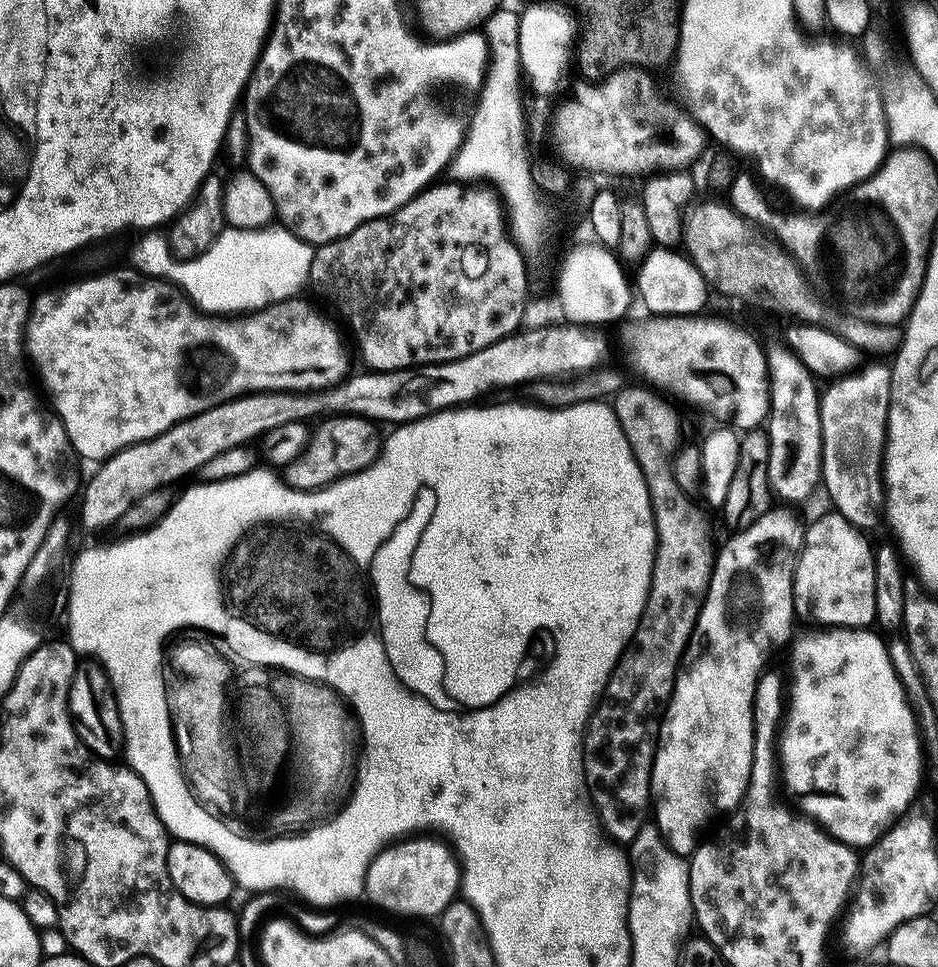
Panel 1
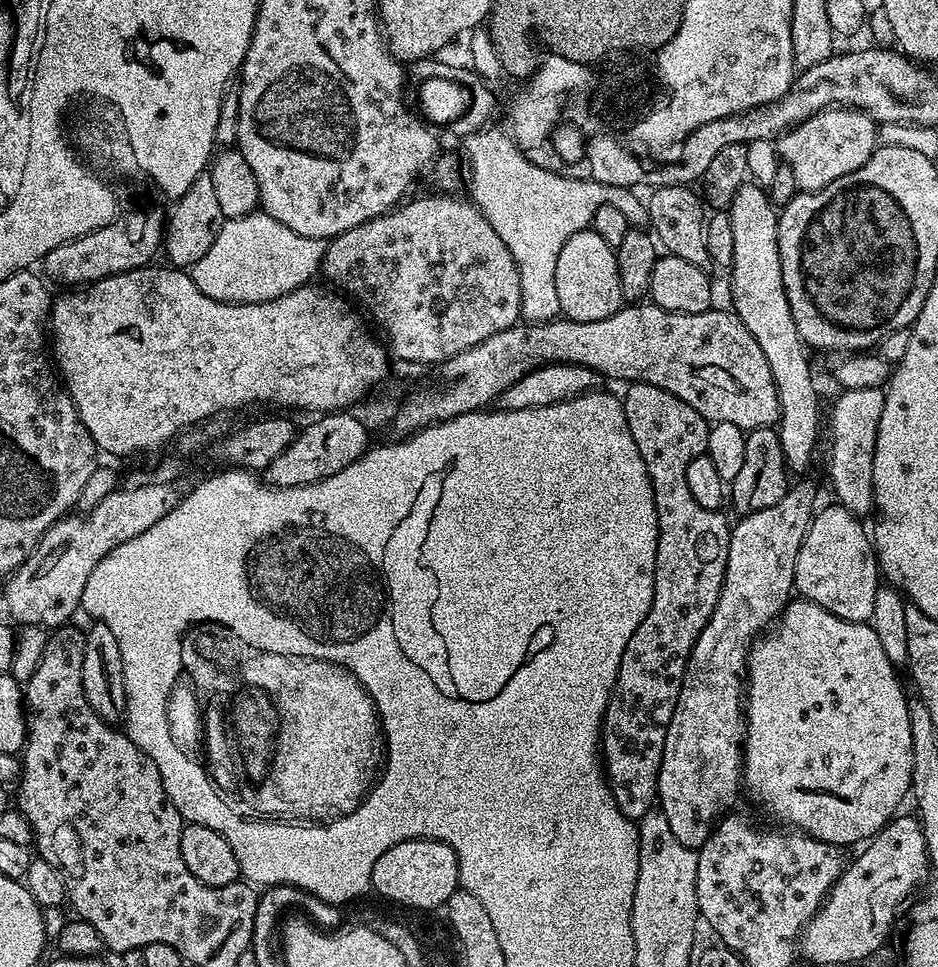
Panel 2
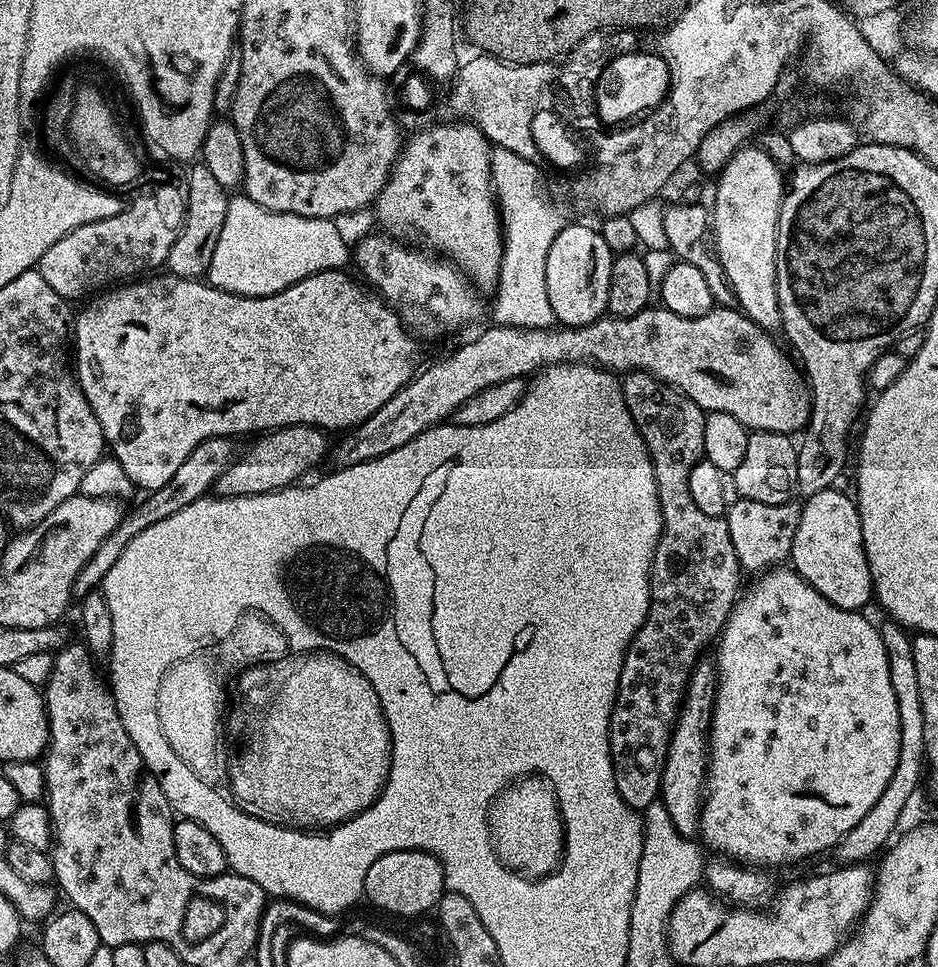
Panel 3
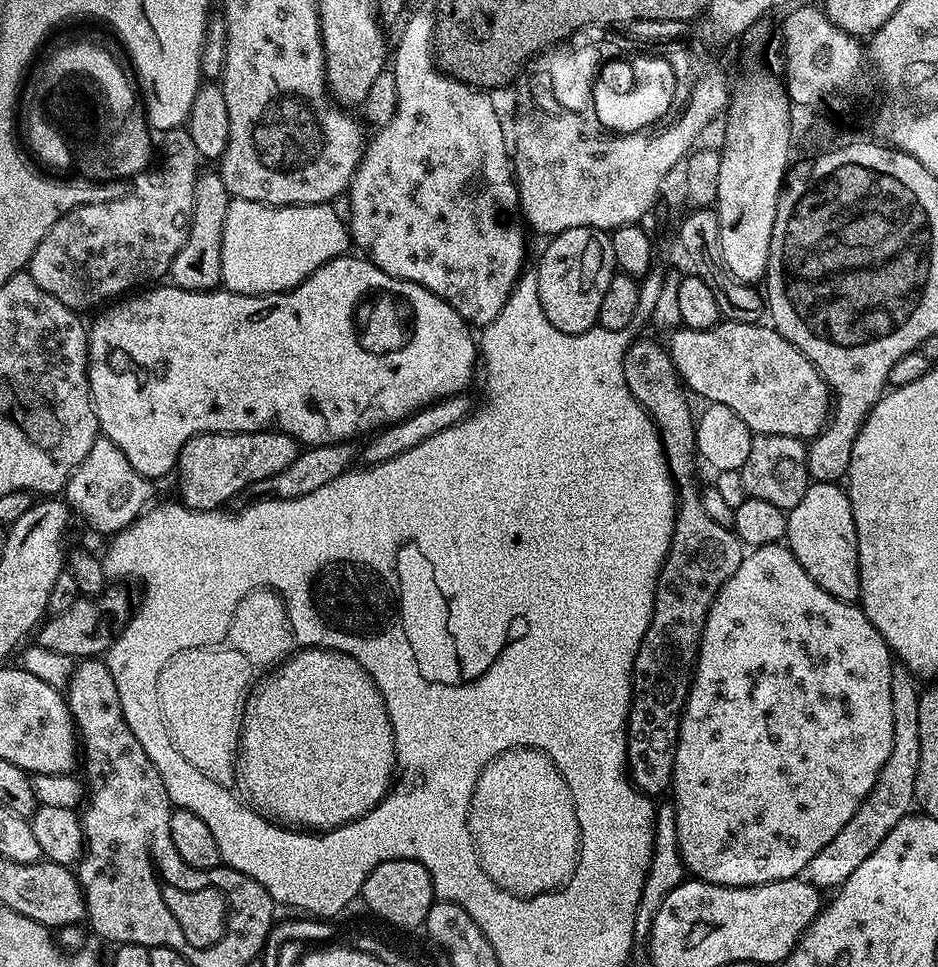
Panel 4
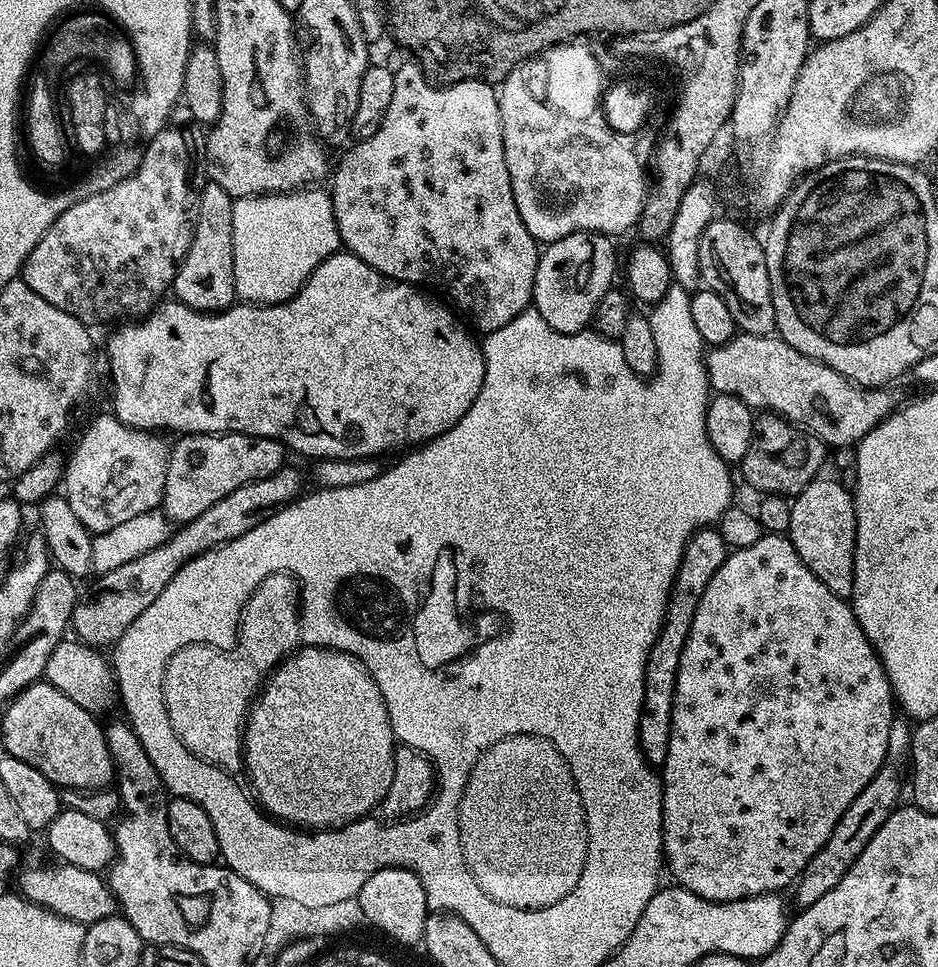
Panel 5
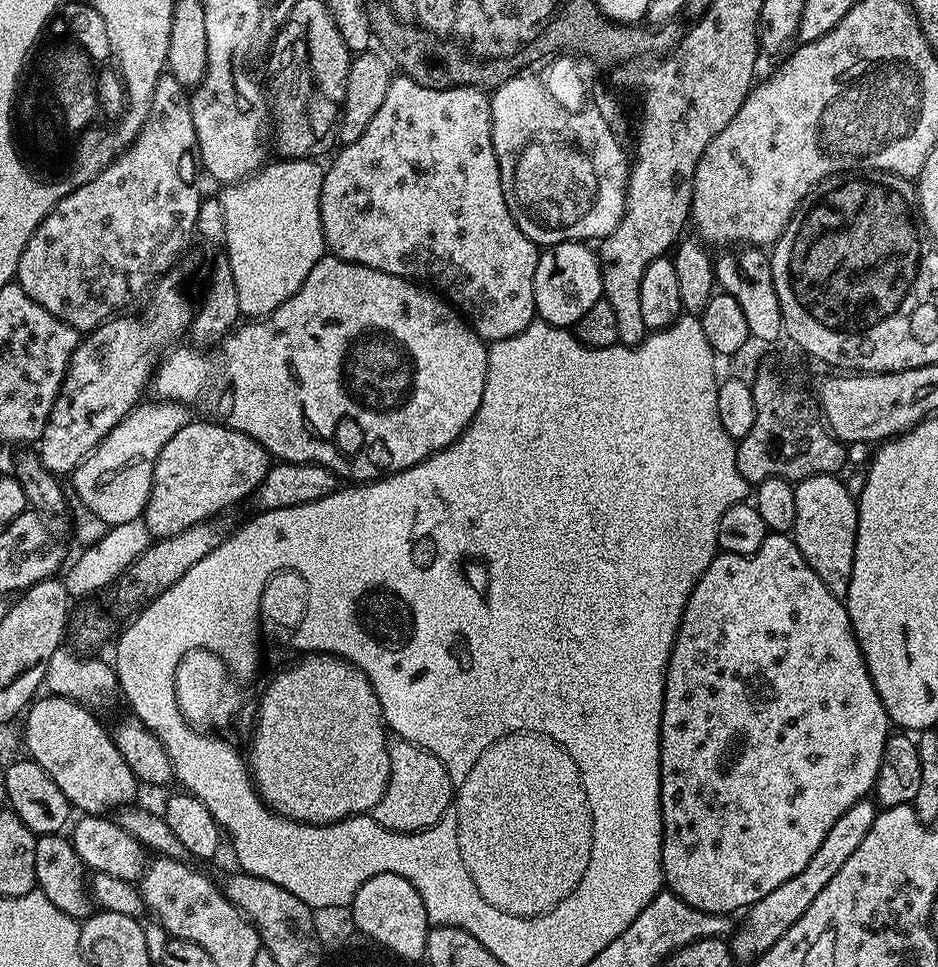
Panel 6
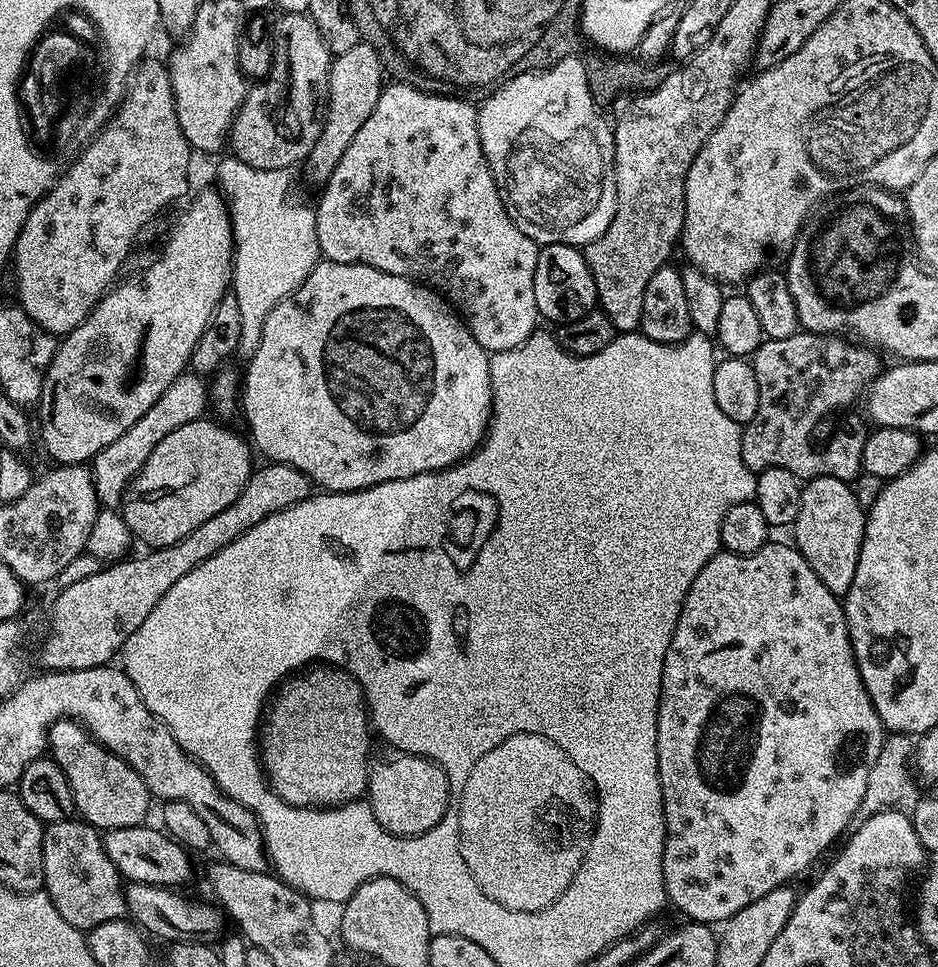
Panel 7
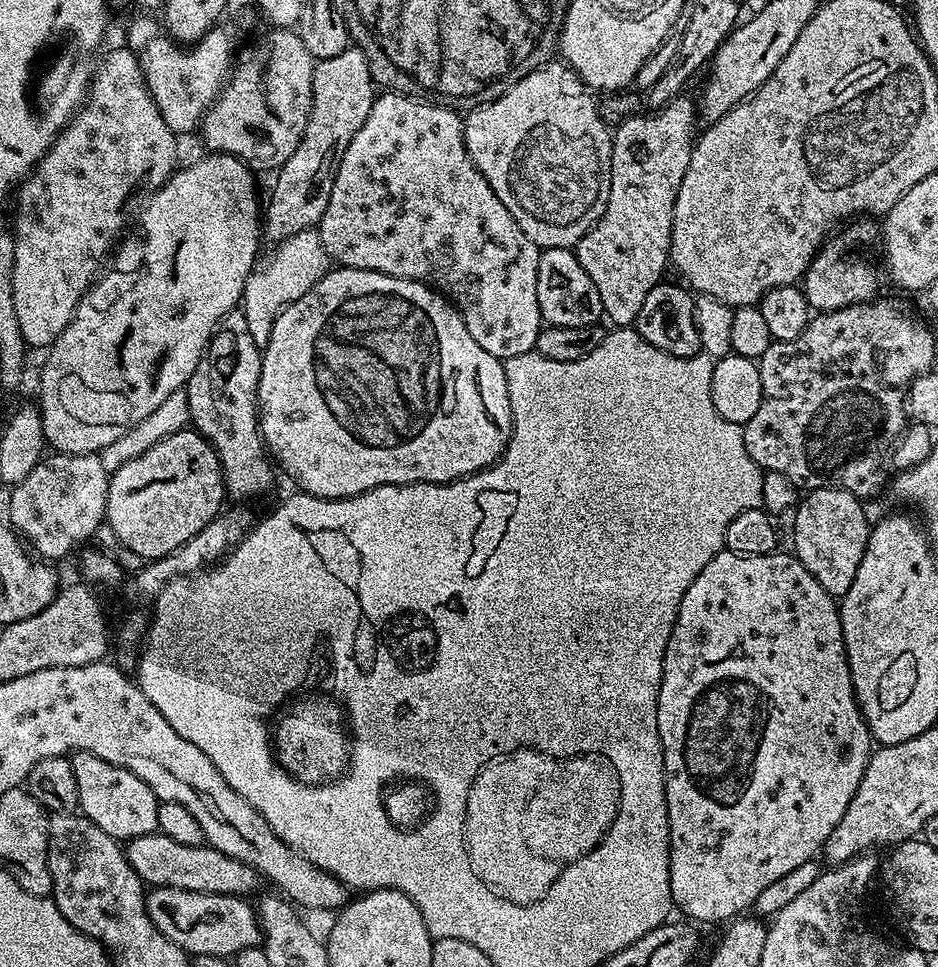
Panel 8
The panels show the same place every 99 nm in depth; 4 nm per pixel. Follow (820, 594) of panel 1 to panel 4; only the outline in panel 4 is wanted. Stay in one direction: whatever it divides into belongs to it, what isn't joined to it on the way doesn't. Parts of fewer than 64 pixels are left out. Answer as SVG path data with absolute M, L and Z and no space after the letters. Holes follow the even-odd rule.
M836 482L809 483L806 494L802 494L802 502L787 509L786 515L786 547L792 551L802 570L806 570L826 594L839 600L859 601L858 534L847 491Z

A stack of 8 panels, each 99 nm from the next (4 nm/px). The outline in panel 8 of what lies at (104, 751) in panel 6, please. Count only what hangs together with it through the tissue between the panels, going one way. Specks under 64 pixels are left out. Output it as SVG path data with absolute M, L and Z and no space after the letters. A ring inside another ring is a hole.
M73 752L70 759L74 766L74 778L78 778L79 811L88 816L94 826L102 826L106 834L121 842L157 831L161 801L157 800L154 790L138 778L138 774L130 774L130 770L122 766L102 762L102 758L89 752Z

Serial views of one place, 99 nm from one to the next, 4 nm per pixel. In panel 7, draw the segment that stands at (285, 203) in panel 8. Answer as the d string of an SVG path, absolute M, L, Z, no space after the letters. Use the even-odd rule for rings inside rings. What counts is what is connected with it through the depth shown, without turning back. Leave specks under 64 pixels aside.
M361 42L333 59L328 75L326 111L322 116L318 142L314 142L314 148L302 161L304 176L310 183L322 186L330 174L334 174L334 166L338 166L342 154L346 154L346 146L354 142L354 134L362 130L366 118L370 118L374 106L378 106L380 92L385 86L386 73L374 46Z

